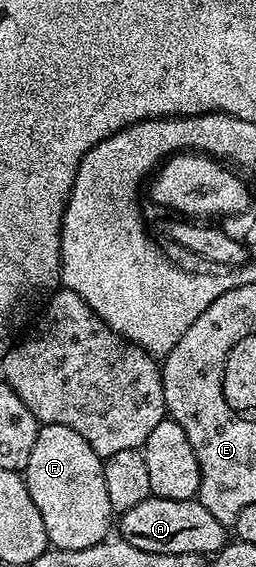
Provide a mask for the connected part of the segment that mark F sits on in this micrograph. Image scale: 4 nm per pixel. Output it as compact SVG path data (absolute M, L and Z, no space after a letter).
M44 424L35 436L35 445L31 448L31 460L27 460L27 468L23 472L27 492L31 492L31 500L35 500L35 508L39 508L39 516L43 516L43 528L47 528L50 547L58 550L78 550L91 548L91 544L99 544L110 537L109 525L114 525L115 515L111 508L111 500L107 497L107 480L105 479L105 463L103 459L79 436L79 432L71 432L71 428L63 428L63 424Z

